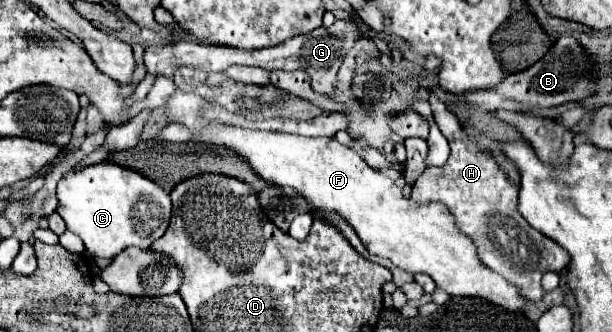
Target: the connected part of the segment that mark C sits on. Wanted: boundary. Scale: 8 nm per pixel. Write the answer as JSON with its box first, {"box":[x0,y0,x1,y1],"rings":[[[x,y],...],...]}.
{"box":[58,164,170,260],"rings":[[[94,164],[80,172],[68,172],[58,182],[58,214],[64,218],[66,228],[74,234],[78,234],[86,246],[86,252],[92,260],[108,258],[112,260],[116,254],[120,254],[126,246],[136,246],[140,250],[148,250],[154,240],[158,240],[170,222],[170,196],[152,180],[144,178],[142,174],[134,170],[120,168],[116,164]]]}

